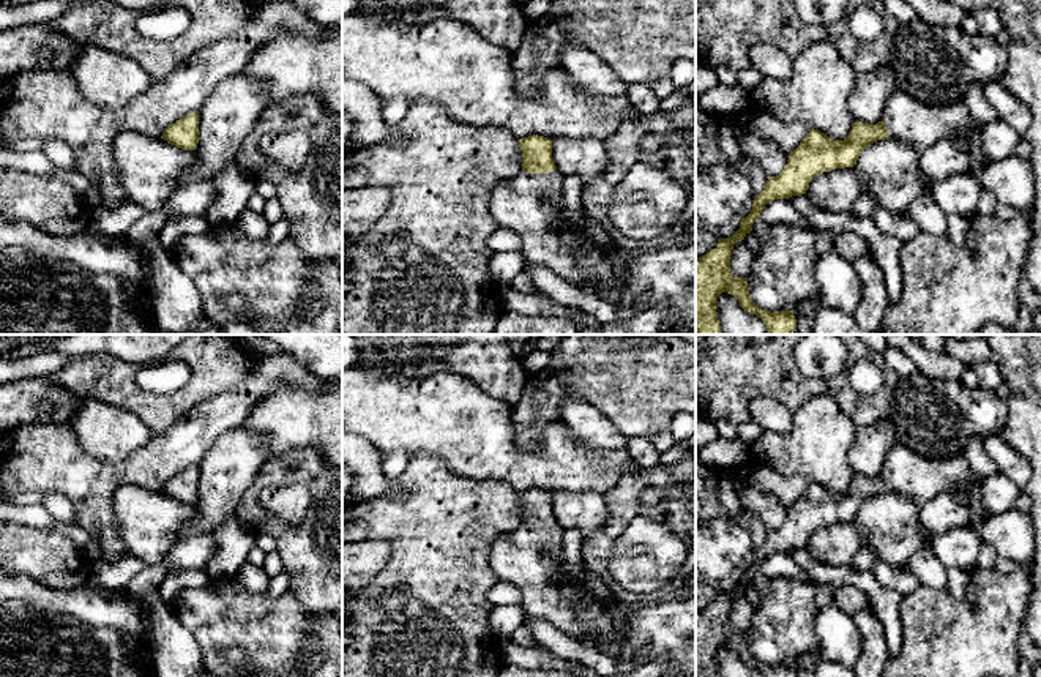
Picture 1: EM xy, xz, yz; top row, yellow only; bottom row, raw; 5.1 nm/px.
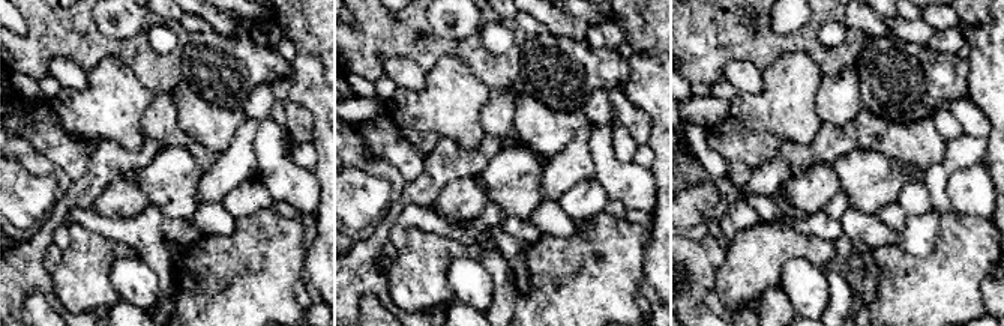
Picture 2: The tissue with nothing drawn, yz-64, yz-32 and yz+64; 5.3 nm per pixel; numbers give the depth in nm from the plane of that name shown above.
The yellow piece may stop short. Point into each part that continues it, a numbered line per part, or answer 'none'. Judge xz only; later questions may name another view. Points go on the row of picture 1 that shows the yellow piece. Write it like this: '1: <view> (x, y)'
1: xz (529, 204)

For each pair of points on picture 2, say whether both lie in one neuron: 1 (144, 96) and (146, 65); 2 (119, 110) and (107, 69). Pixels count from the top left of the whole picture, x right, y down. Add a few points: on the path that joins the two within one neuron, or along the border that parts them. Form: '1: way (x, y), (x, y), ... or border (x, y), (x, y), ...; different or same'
1: border (120, 59), (153, 93); different
2: way (114, 99), (111, 80); same

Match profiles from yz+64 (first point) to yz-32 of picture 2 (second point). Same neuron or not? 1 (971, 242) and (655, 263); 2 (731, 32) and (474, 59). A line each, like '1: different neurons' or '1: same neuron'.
1: different neurons
2: same neuron

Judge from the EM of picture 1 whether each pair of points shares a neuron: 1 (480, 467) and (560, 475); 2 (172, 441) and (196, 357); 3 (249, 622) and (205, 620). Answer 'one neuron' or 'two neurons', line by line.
1: one neuron
2: two neurons
3: one neuron

